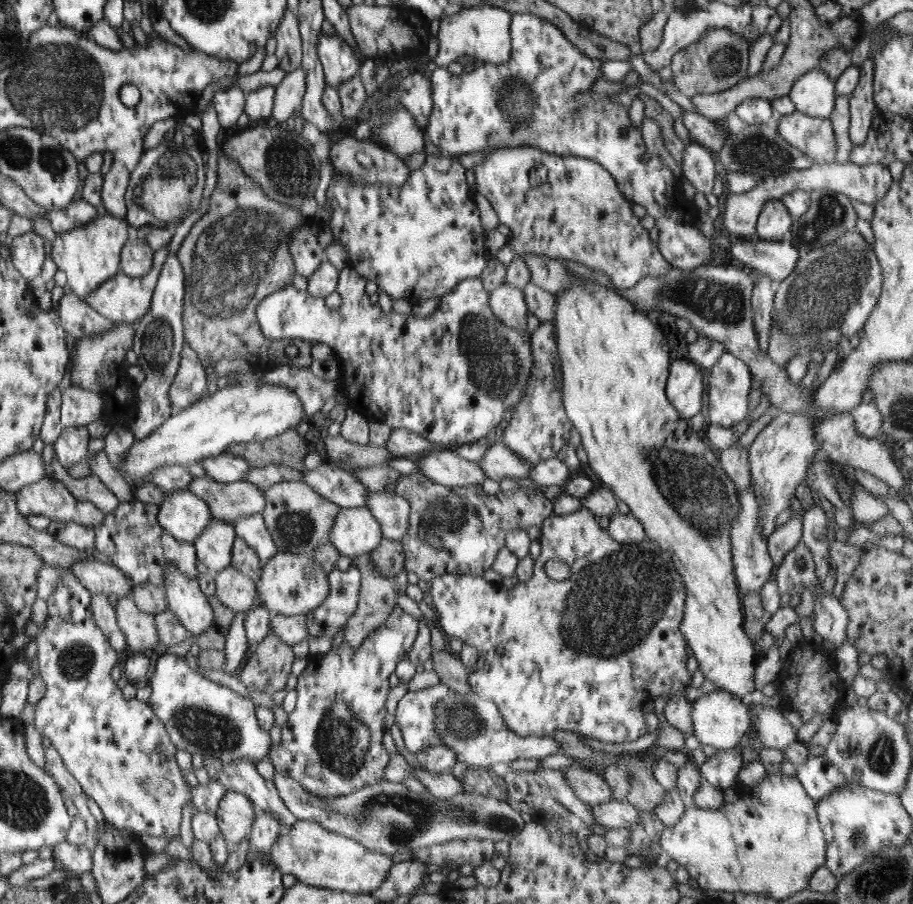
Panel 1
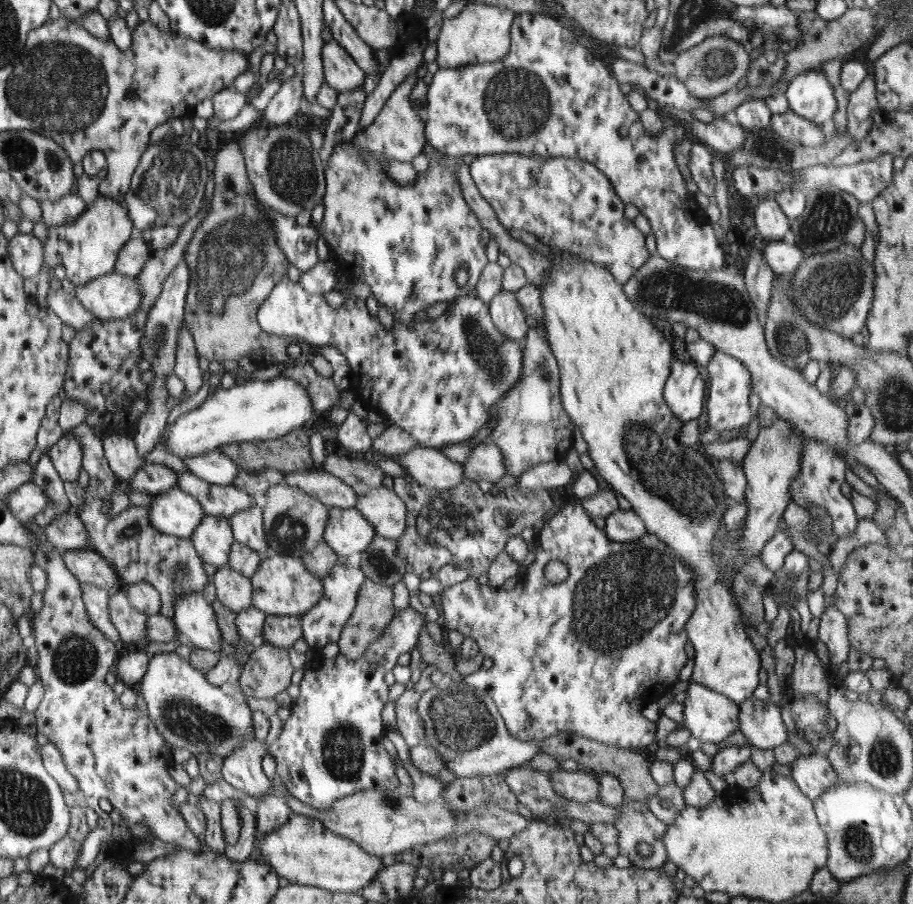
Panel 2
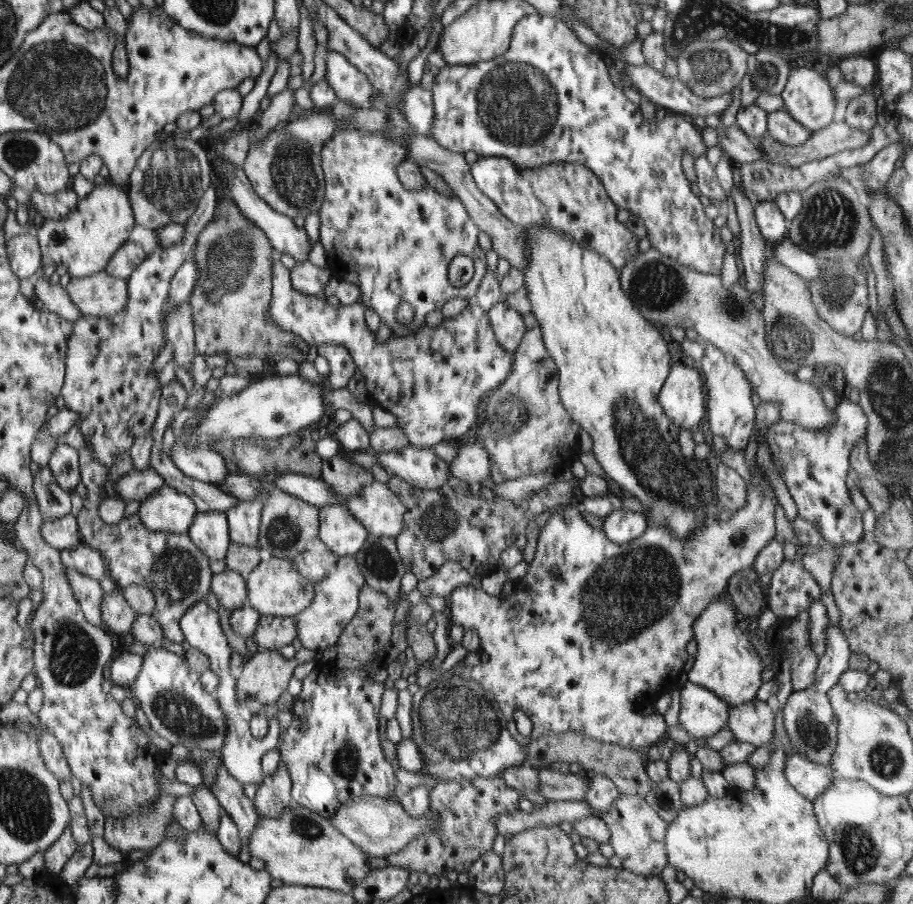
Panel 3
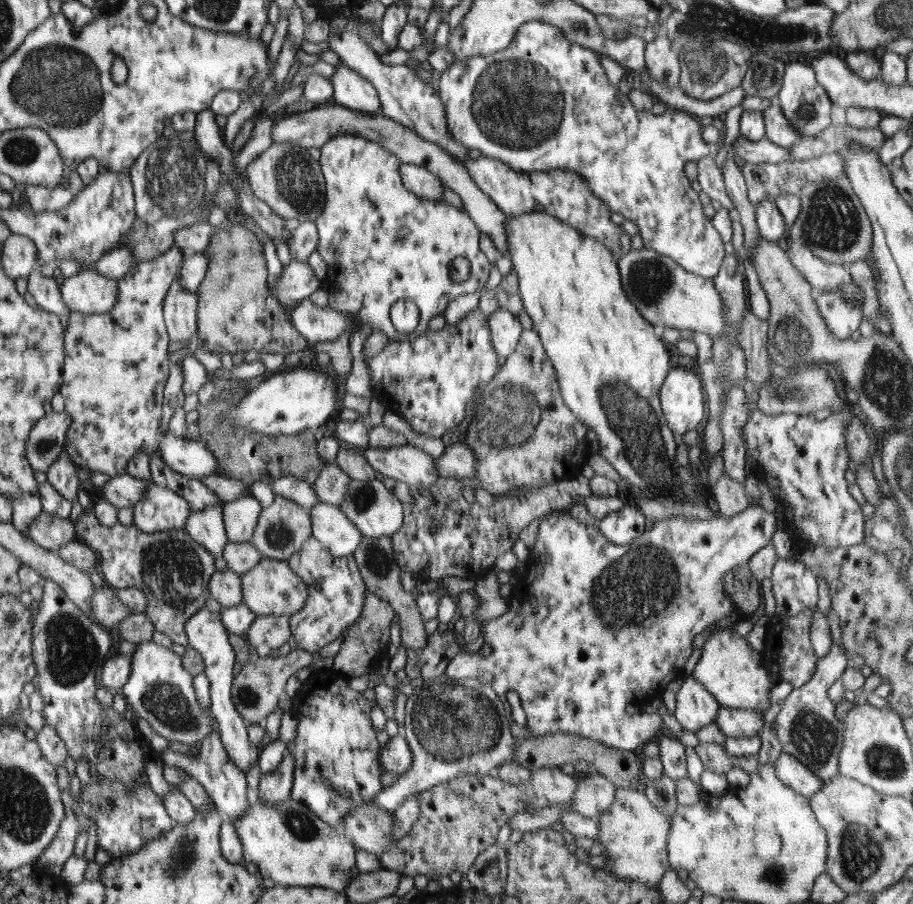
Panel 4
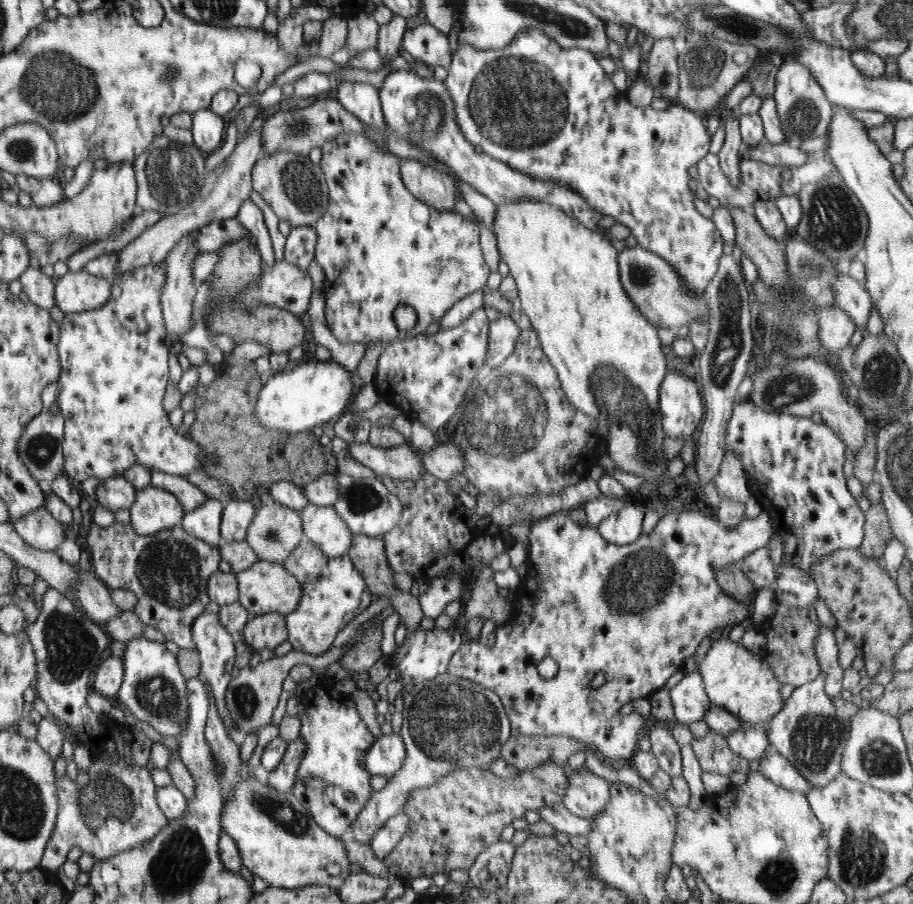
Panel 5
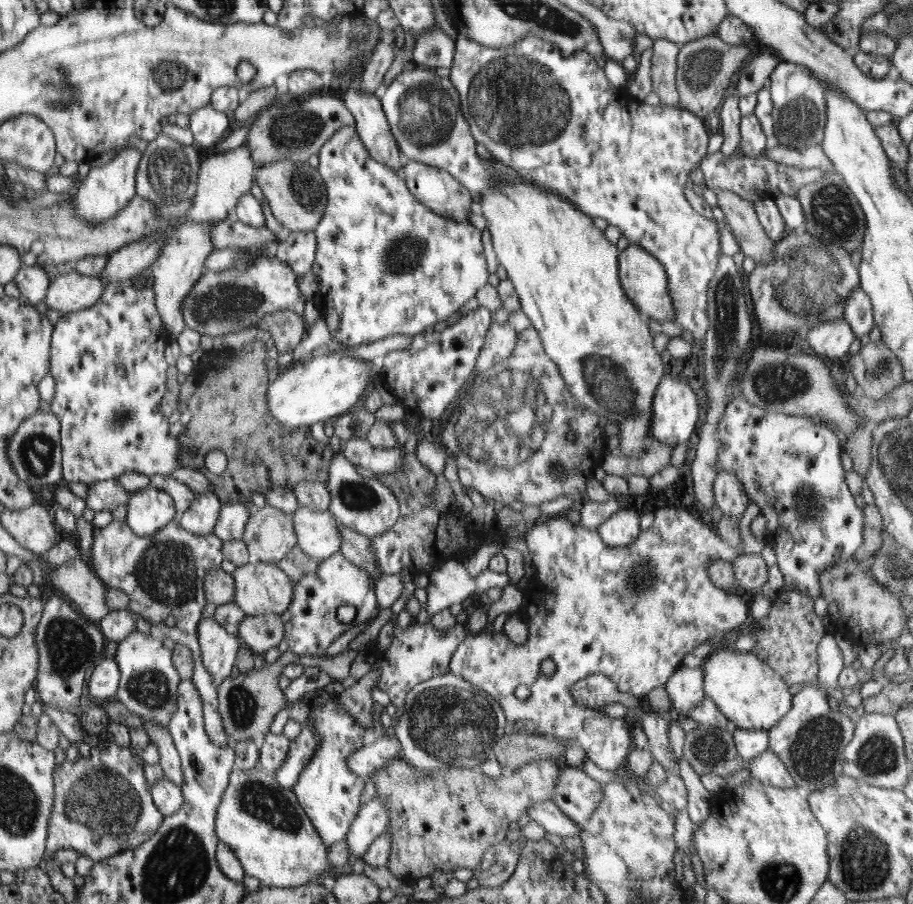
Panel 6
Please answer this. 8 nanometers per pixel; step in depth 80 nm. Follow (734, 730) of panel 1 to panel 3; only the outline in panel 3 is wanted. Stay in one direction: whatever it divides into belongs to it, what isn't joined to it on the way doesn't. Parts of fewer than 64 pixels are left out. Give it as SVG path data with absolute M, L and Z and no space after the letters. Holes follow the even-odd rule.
M689 681L679 693L679 724L691 738L710 738L727 725L732 706L717 694Z

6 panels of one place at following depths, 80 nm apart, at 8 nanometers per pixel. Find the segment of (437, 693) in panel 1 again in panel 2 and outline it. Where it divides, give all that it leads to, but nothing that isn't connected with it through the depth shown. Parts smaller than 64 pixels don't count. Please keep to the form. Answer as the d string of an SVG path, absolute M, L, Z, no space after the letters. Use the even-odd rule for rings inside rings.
M406 689L395 702L396 729L409 748L426 744L424 723L421 723L423 718L418 714L422 695L421 692Z

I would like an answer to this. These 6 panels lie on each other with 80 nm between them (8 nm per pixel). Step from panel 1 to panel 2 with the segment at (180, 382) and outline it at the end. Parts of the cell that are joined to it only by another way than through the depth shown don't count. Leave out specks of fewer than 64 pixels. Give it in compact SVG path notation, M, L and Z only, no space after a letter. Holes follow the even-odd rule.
M184 320L178 331L178 347L176 347L176 361L174 374L184 382L185 392L192 395L200 390L203 380L203 370L199 365L199 356L195 350L195 338L188 331Z

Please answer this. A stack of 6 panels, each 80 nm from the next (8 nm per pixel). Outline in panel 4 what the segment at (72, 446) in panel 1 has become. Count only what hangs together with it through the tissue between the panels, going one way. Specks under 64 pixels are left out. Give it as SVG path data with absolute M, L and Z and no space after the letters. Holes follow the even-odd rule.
M64 447L50 468L46 472L47 481L62 495L72 503L76 501L78 492L78 478L76 478L76 465L70 458L68 451Z

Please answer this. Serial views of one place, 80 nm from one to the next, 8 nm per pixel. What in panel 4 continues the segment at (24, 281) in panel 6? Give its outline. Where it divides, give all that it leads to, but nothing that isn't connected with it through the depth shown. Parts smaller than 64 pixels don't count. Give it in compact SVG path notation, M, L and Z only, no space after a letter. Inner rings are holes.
M38 268L34 269L27 277L28 294L34 298L41 309L55 313L57 316L70 316L72 313L64 304L59 284L60 280L42 276Z

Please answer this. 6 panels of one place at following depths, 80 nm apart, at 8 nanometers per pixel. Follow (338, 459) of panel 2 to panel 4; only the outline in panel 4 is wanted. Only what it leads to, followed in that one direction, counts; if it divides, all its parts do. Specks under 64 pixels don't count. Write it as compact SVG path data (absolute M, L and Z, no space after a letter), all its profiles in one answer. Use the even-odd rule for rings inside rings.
M330 461L322 467L312 486L318 495L319 502L339 505L344 500L350 481L350 476L338 466L336 461Z

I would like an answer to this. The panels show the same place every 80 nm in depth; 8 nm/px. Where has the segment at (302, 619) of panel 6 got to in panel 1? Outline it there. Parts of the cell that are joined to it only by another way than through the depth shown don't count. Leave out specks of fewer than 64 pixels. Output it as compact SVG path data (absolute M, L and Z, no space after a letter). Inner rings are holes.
M356 566L347 570L334 567L329 572L330 590L326 600L307 614L309 639L334 635L342 630L359 603L361 578Z

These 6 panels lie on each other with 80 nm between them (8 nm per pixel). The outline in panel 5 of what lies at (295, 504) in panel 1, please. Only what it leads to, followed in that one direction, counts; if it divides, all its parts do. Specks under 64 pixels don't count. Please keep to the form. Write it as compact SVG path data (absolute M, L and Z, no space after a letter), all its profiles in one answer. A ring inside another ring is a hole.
M272 500L258 510L244 542L250 546L259 561L282 564L305 538L301 511L292 510L292 508Z

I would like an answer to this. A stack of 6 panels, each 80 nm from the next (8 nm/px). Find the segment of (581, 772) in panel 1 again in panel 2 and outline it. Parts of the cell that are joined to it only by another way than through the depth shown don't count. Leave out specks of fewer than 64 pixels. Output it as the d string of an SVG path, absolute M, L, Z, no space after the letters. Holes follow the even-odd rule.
M572 771L550 772L552 788L558 796L564 796L570 802L590 803L598 801L598 781L592 774L578 774Z

